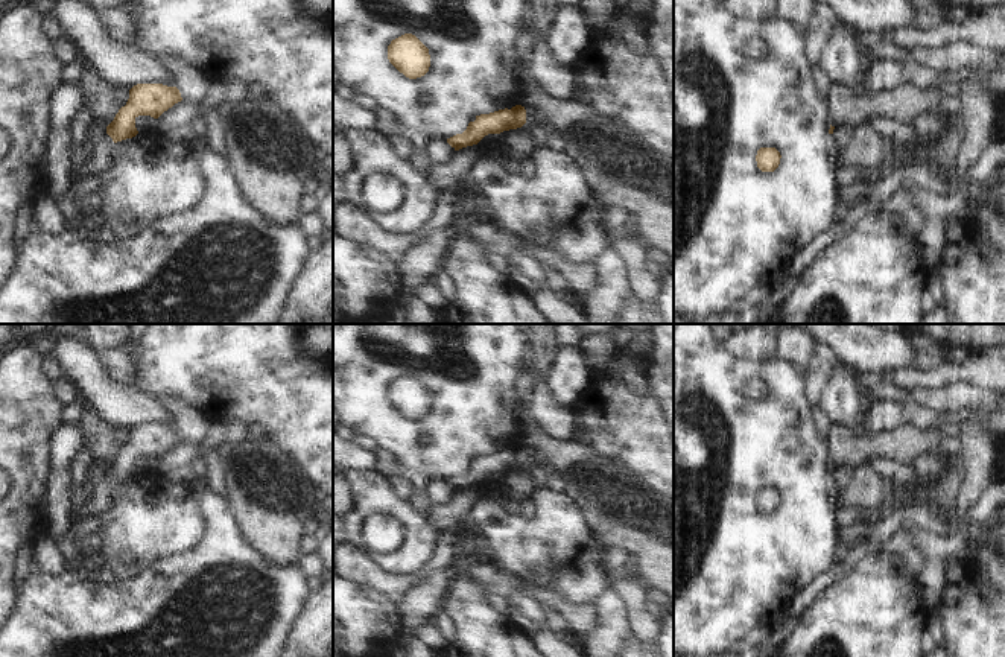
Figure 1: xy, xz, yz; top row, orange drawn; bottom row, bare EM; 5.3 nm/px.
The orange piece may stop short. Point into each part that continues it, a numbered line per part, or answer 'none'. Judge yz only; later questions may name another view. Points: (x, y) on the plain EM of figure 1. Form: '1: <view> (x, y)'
1: yz (830, 481)

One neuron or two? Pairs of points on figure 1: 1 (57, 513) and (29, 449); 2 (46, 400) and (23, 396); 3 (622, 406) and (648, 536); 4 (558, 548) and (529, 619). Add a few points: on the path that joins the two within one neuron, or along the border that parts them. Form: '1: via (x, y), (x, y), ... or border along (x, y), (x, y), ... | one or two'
1: border along (57, 461), (44, 531) | two
2: via (40, 400), (29, 400) | one
3: border along (605, 455), (628, 469), (657, 493) | two
4: border along (528, 589), (534, 592) | two

